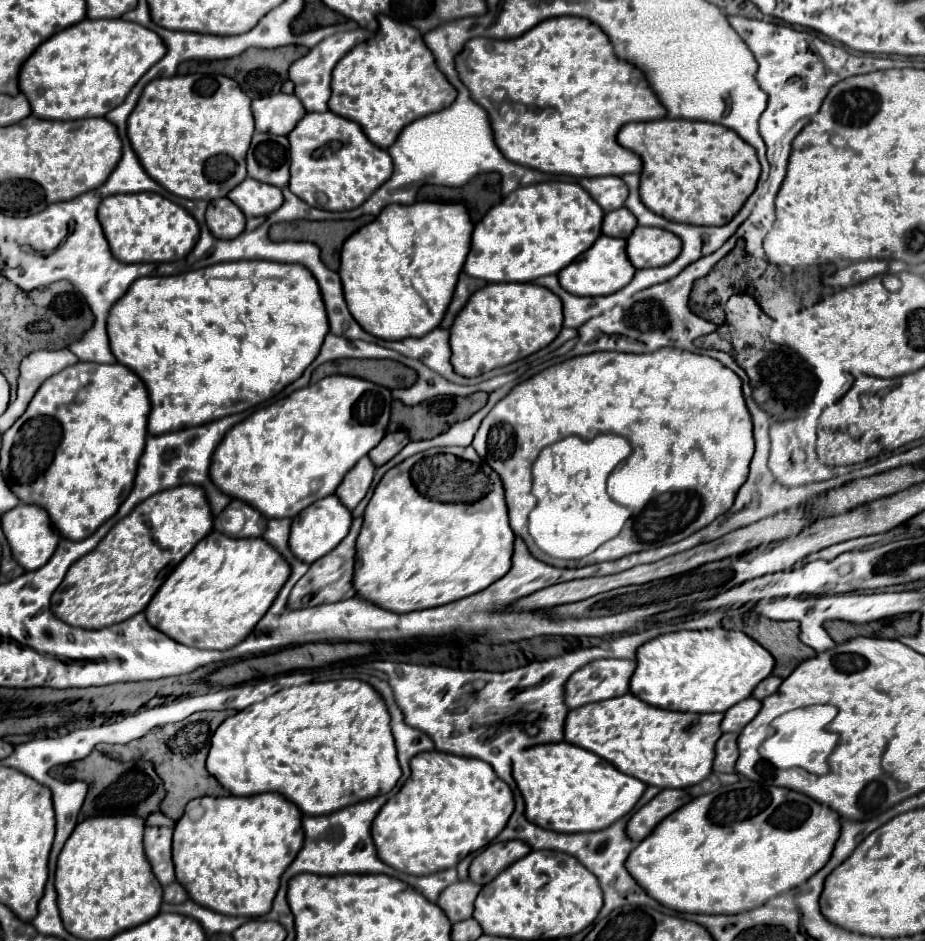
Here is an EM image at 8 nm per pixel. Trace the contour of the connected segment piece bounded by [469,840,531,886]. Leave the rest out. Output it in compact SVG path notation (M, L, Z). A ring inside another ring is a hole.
M521 840L491 844L473 858L471 868L469 868L469 878L483 886L483 884L491 882L509 864L513 864L515 860L527 856L529 852L531 852L531 848Z

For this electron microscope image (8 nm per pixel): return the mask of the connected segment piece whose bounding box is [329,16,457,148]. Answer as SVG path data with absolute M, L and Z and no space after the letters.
M379 16L379 32L375 38L355 46L351 52L347 52L347 56L339 60L333 70L331 90L333 94L329 100L329 110L357 122L369 136L369 140L379 148L389 148L407 124L421 116L447 108L457 98L457 90L437 68L431 50L423 42L423 36L415 28L395 22L389 16Z

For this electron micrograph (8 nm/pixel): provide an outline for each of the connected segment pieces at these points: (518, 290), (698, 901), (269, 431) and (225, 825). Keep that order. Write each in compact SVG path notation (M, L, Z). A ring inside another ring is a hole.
M487 284L479 288L465 308L457 314L453 326L451 326L451 364L457 374L461 376L479 376L483 372L489 372L493 368L507 366L515 360L527 358L529 354L545 348L549 342L555 340L555 336L563 328L563 304L557 294L553 294L545 286L537 284Z
M739 782L699 796L667 816L667 820L631 850L627 870L637 876L637 882L649 896L673 910L691 914L739 914L765 904L769 898L803 884L819 872L835 848L839 828L839 816L831 808L821 806L801 792Z
M327 376L317 384L309 384L233 426L213 454L211 480L225 494L245 500L267 518L295 518L315 500L331 496L345 474L383 440L387 434L391 400L391 390L353 376Z
M275 792L257 796L205 796L187 804L183 818L175 824L173 836L173 864L177 880L187 888L189 898L221 914L257 918L271 910L273 898L279 890L279 878L295 860L305 840L301 826L301 812L295 804Z

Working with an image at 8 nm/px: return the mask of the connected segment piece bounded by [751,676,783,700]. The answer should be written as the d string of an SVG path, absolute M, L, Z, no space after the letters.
M767 676L765 680L761 680L761 682L755 686L755 690L753 690L751 696L755 696L757 700L763 700L765 696L777 692L777 688L781 686L781 682L783 682L783 680L781 680L779 676Z

